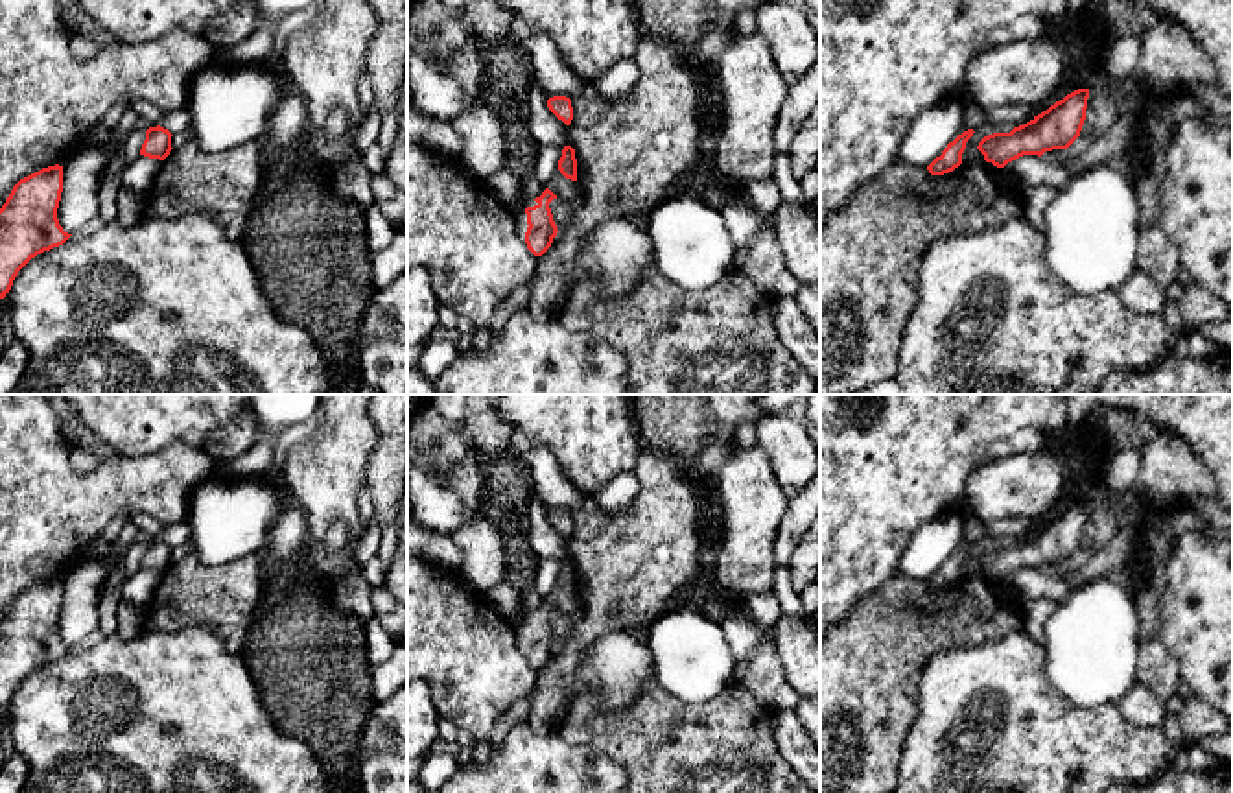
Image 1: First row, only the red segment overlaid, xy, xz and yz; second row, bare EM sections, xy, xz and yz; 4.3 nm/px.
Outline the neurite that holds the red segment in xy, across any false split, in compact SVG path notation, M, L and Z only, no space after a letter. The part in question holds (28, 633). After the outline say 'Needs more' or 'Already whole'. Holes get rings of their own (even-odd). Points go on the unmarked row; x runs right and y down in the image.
M63 579L42 581L20 592L0 621L0 712L18 684L37 668L63 658L72 647L57 633Z. Already whole

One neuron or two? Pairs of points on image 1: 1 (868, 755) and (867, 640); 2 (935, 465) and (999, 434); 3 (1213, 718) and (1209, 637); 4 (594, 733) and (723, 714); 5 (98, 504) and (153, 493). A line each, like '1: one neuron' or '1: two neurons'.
1: one neuron
2: one neuron
3: two neurons
4: one neuron
5: one neuron

